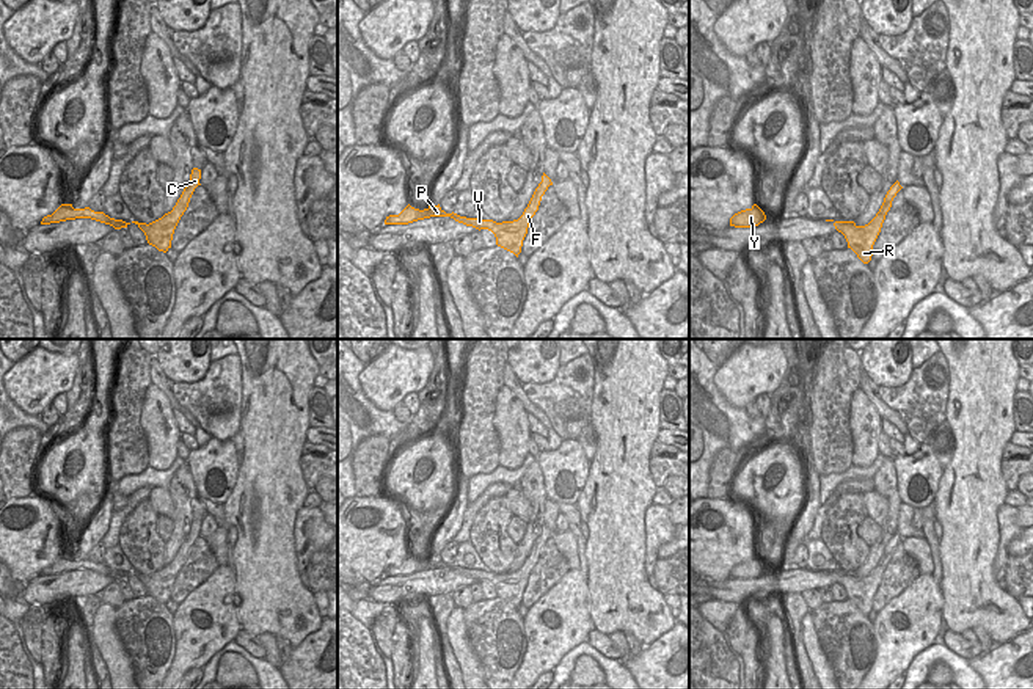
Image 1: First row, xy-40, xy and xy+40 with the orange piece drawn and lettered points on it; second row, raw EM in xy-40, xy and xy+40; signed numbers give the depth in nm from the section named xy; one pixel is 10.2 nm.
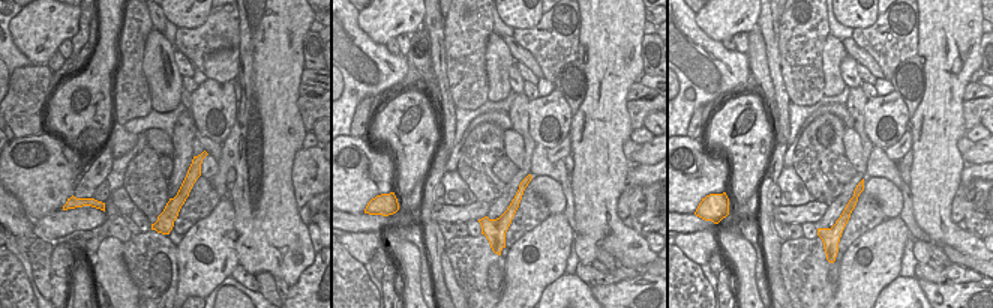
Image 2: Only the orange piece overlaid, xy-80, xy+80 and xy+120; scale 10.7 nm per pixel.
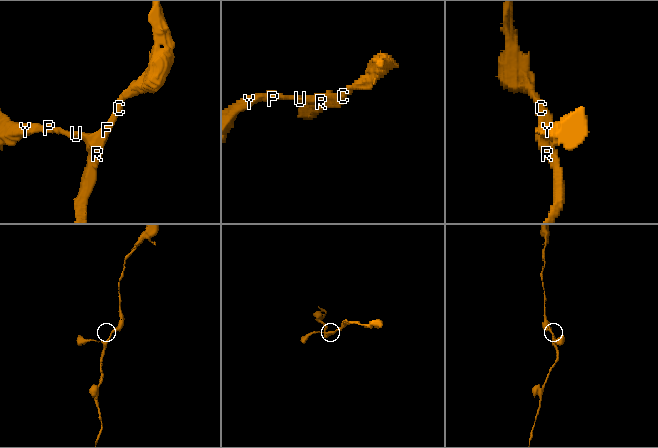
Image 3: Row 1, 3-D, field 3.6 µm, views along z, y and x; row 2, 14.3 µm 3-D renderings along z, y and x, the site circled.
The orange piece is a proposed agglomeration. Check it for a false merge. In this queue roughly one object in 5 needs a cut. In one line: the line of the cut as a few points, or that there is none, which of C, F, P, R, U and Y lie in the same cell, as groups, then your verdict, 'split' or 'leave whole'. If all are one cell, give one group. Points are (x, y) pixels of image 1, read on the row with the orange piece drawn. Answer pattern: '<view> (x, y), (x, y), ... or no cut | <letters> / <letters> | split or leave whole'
no cut | C F P R U Y | leave whole

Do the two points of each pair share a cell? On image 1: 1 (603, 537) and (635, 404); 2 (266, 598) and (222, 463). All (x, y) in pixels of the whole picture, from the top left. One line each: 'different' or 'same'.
1: same
2: different

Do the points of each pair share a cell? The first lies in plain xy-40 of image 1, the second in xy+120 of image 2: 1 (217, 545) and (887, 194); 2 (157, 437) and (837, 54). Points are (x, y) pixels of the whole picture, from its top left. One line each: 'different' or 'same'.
1: same
2: same

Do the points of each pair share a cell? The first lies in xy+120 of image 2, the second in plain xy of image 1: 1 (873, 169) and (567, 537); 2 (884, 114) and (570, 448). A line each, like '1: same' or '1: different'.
1: different
2: same

